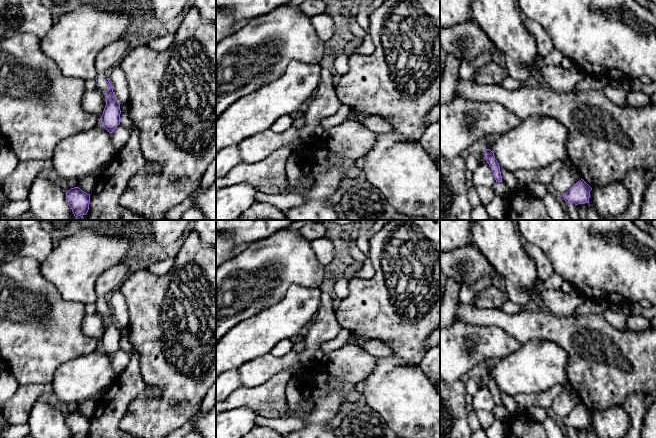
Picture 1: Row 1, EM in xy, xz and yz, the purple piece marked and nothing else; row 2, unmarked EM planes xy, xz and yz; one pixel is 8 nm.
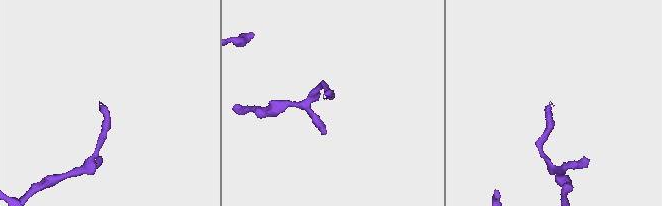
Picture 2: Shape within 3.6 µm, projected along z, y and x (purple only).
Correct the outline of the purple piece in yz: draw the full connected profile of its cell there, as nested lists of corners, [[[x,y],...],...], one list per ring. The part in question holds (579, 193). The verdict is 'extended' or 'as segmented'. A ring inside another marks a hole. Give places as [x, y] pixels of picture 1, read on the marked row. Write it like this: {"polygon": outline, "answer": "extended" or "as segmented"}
{"polygon": [[[581,179],[562,195],[566,203],[585,204],[589,203],[591,190],[592,188]]], "answer": "as segmented"}

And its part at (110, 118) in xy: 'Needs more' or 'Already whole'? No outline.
Needs more

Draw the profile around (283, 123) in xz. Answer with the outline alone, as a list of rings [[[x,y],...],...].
[[[283,115],[272,124],[270,129],[275,132],[281,133],[290,128],[292,126],[292,123],[293,119],[290,115]]]

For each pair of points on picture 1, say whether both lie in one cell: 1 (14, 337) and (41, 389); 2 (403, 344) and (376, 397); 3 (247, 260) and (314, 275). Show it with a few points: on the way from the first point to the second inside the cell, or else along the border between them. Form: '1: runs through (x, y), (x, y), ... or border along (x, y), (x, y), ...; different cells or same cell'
1: border along (49, 383), (25, 383), (18, 385); different cells
2: border along (393, 352), (397, 356), (416, 364); different cells
3: runs through (264, 261), (293, 261), (297, 264); same cell

